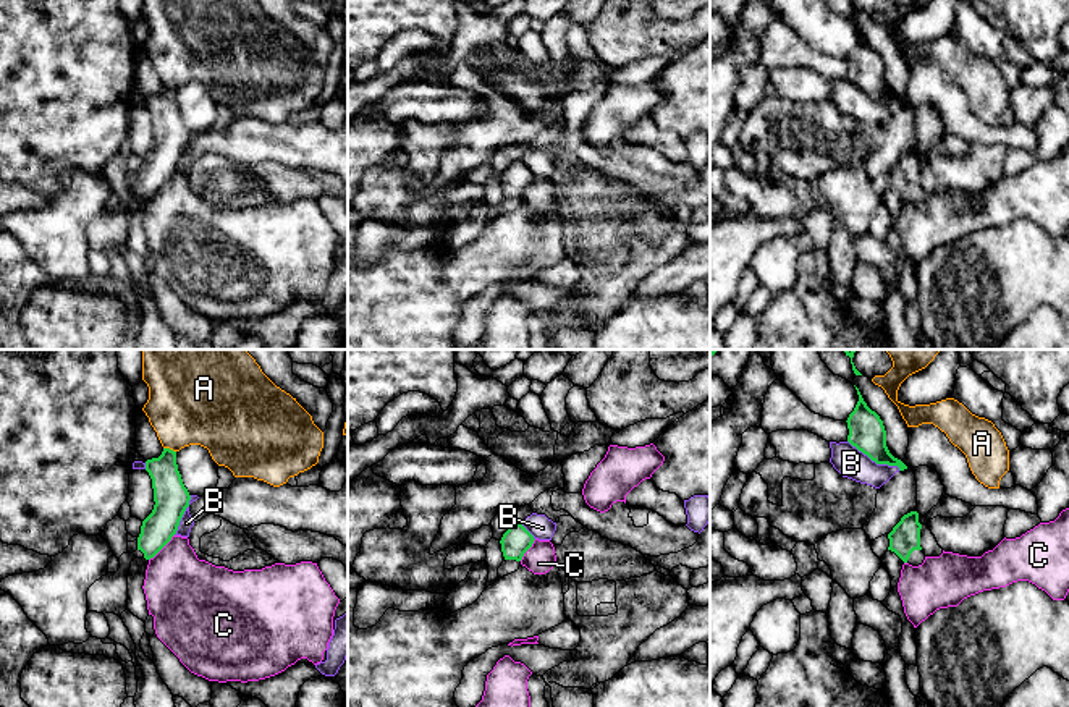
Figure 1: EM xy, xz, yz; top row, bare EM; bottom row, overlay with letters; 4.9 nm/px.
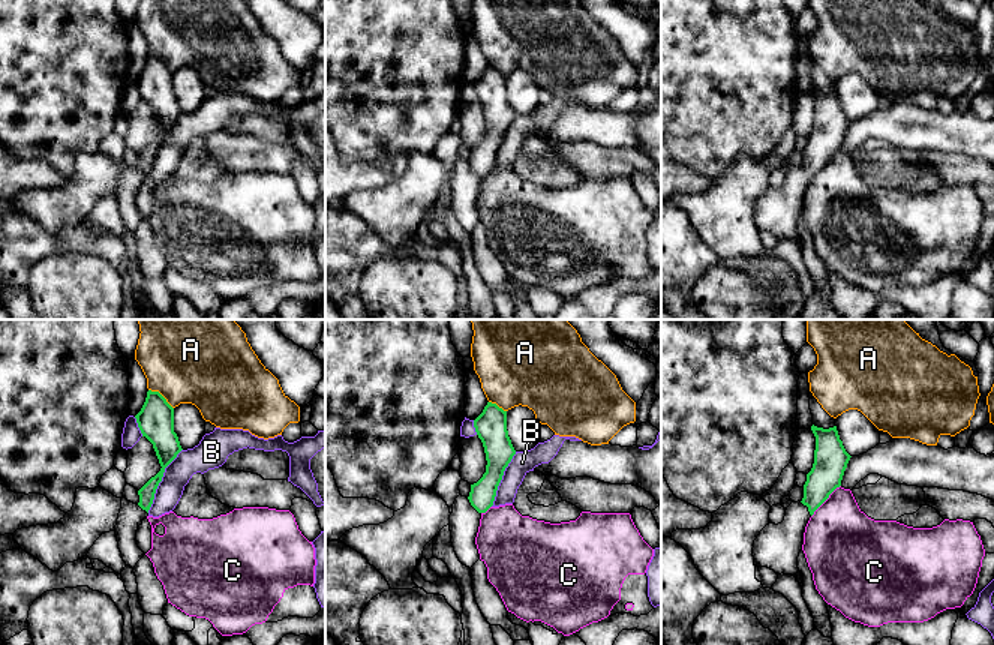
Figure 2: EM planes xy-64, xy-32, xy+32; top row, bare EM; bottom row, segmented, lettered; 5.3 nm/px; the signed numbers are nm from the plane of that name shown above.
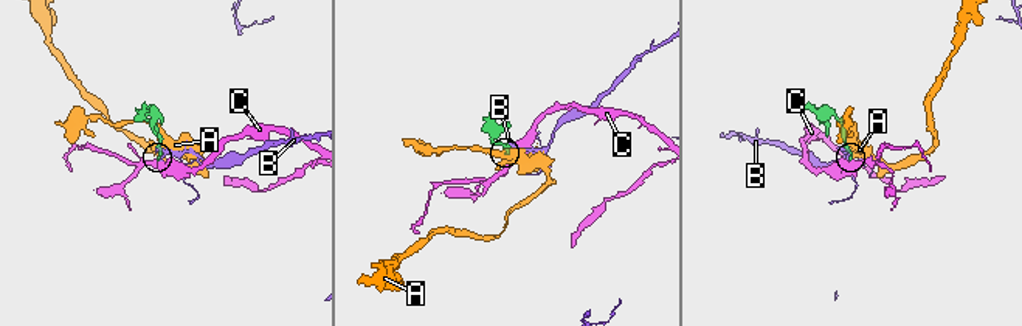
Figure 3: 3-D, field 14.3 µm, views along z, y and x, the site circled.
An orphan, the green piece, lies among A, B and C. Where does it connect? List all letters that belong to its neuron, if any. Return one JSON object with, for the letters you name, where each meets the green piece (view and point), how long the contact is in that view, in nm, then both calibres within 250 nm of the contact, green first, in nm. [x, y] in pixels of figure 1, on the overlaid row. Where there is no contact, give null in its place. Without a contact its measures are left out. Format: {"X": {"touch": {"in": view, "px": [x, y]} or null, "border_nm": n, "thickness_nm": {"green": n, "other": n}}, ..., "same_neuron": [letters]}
{"same_neuron": []}

